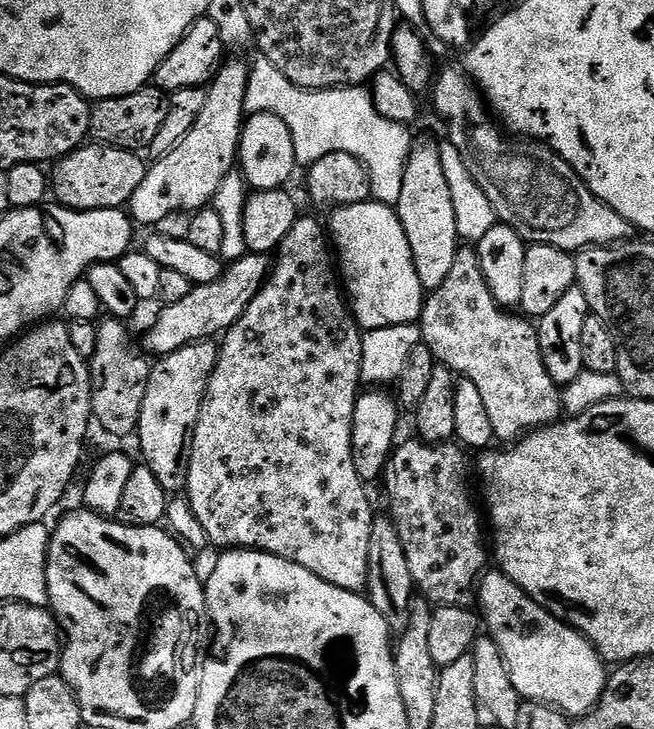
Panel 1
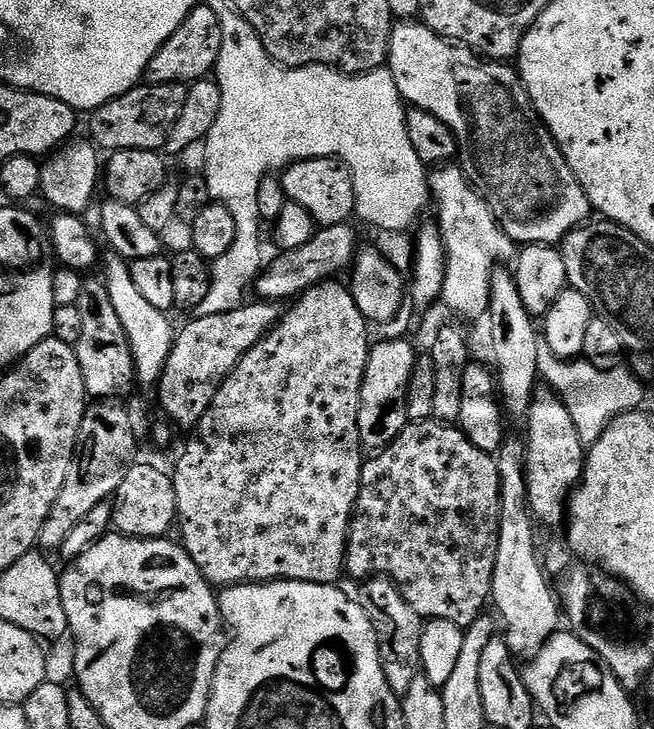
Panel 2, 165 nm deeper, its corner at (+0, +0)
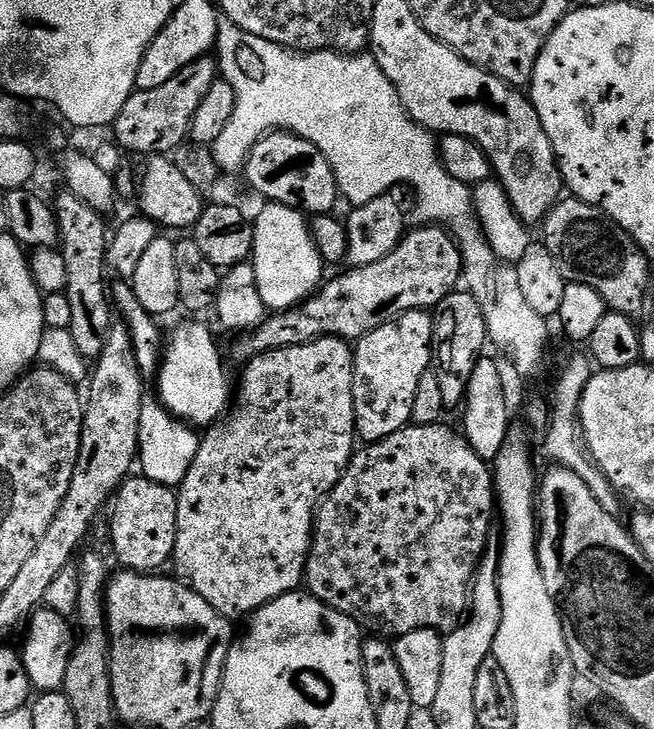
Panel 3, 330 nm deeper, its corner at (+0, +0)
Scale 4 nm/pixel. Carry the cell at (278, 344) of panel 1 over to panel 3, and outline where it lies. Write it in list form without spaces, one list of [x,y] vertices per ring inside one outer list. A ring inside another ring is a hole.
[[[323,336],[320,340],[311,340],[302,346],[290,346],[263,352],[248,361],[243,369],[244,377],[240,380],[240,389],[234,392],[234,407],[219,422],[211,425],[203,433],[198,452],[194,457],[185,480],[179,484],[178,495],[178,534],[170,561],[176,567],[175,575],[189,588],[193,588],[202,598],[218,610],[218,614],[229,618],[236,616],[251,617],[253,612],[266,606],[271,600],[277,600],[287,592],[297,591],[304,581],[304,567],[308,561],[308,551],[312,549],[312,526],[316,519],[316,510],[320,501],[339,482],[348,469],[358,448],[356,435],[356,415],[354,414],[354,362],[353,345],[337,336]]]

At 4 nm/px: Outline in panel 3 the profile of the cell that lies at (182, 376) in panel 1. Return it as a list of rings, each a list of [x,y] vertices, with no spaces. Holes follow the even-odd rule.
[[[439,226],[413,227],[400,244],[386,254],[386,258],[370,262],[370,266],[349,267],[348,272],[321,283],[308,299],[295,308],[272,312],[252,331],[239,333],[233,339],[236,341],[232,344],[232,356],[240,366],[244,366],[263,352],[302,346],[323,336],[337,336],[349,342],[361,340],[370,334],[370,330],[378,330],[378,326],[395,320],[397,316],[435,309],[442,298],[457,291],[463,270],[460,247],[446,229]]]

